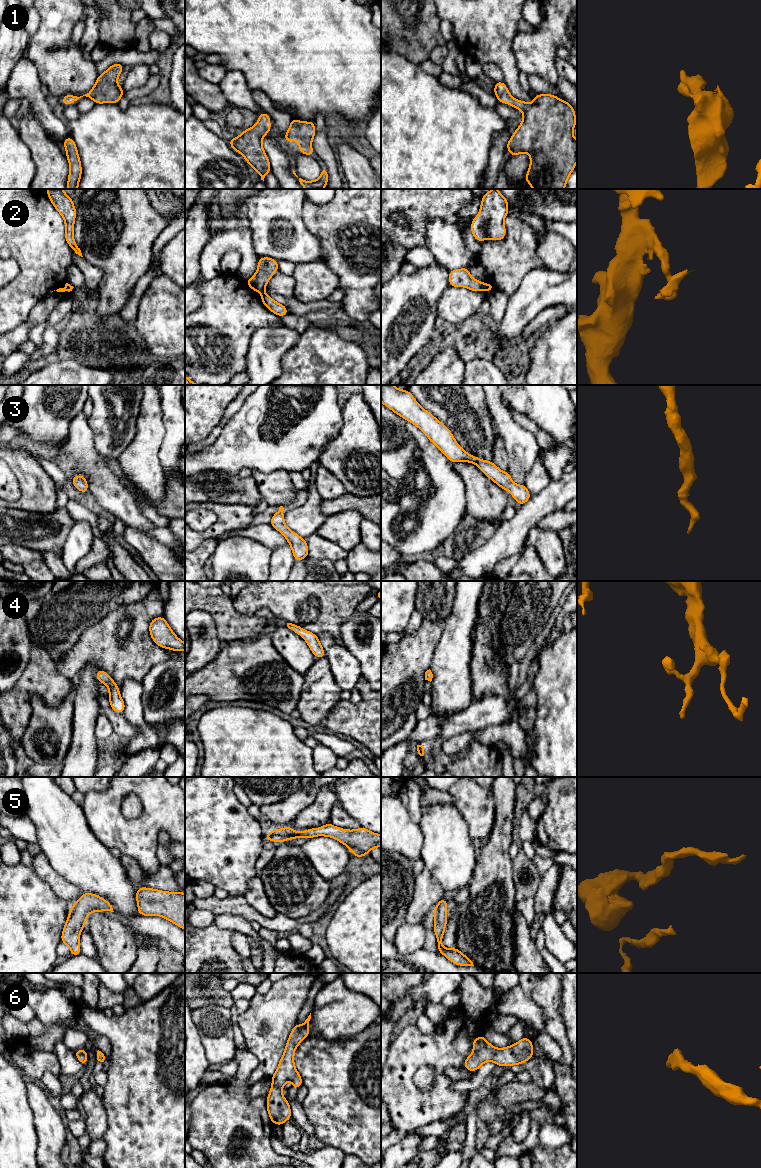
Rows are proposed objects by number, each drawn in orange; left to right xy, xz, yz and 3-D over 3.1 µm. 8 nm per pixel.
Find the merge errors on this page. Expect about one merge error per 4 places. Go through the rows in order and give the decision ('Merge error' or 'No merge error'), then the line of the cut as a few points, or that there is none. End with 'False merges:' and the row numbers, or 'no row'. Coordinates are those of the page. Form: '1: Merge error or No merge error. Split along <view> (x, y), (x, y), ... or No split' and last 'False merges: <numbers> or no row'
1: No merge error. No split
2: Merge error. Split along yz (485, 285), (486, 289)
3: No merge error. No split
4: No merge error. No split
5: No merge error. No split
6: No merge error. No split
False merges: 2

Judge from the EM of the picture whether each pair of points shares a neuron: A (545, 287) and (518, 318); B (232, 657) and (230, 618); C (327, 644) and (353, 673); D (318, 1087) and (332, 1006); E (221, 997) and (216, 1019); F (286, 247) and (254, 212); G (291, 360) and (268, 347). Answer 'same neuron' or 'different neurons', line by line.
A: same neuron
B: different neurons
C: same neuron
D: different neurons
E: different neurons
F: same neuron
G: different neurons

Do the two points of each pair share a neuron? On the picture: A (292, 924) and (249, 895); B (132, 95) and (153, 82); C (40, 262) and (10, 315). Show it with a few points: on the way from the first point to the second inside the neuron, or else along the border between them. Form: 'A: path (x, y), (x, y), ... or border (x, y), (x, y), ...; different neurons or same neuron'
A: border (253, 907), (265, 916), (274, 916), (277, 913); different neurons
B: path (137, 94), (142, 93), (148, 87); same neuron
C: path (39, 275), (14, 302); same neuron

